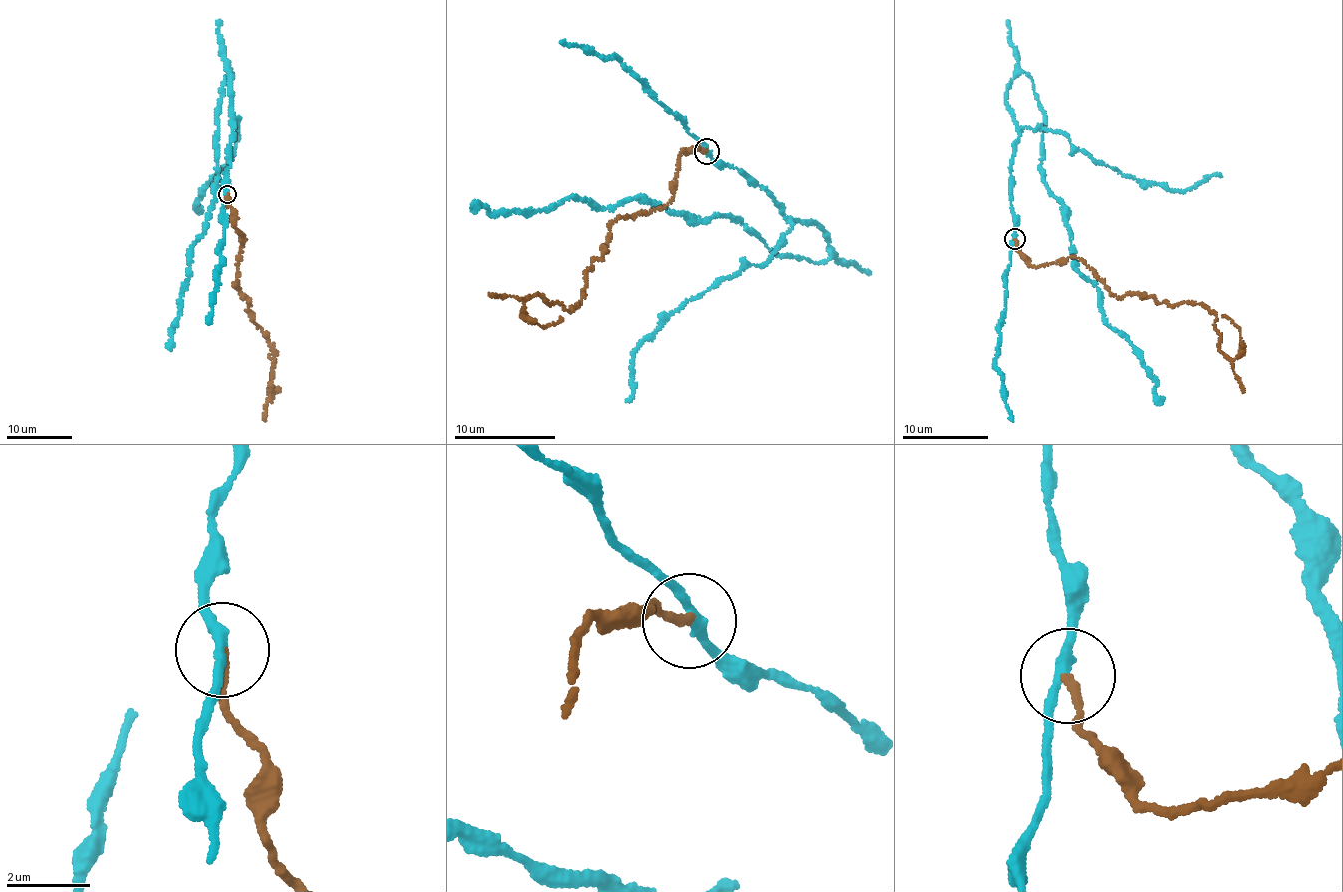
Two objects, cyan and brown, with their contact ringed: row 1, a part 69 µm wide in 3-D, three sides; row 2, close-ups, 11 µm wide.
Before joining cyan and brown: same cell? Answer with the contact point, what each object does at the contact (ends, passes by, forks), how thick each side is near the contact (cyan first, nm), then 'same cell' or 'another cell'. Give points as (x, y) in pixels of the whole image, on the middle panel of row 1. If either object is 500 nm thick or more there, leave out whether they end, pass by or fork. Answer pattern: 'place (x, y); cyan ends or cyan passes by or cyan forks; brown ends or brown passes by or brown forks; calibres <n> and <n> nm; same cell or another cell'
place (706, 151); cyan passes by; brown ends; calibres 240 and 180 nm; another cell

